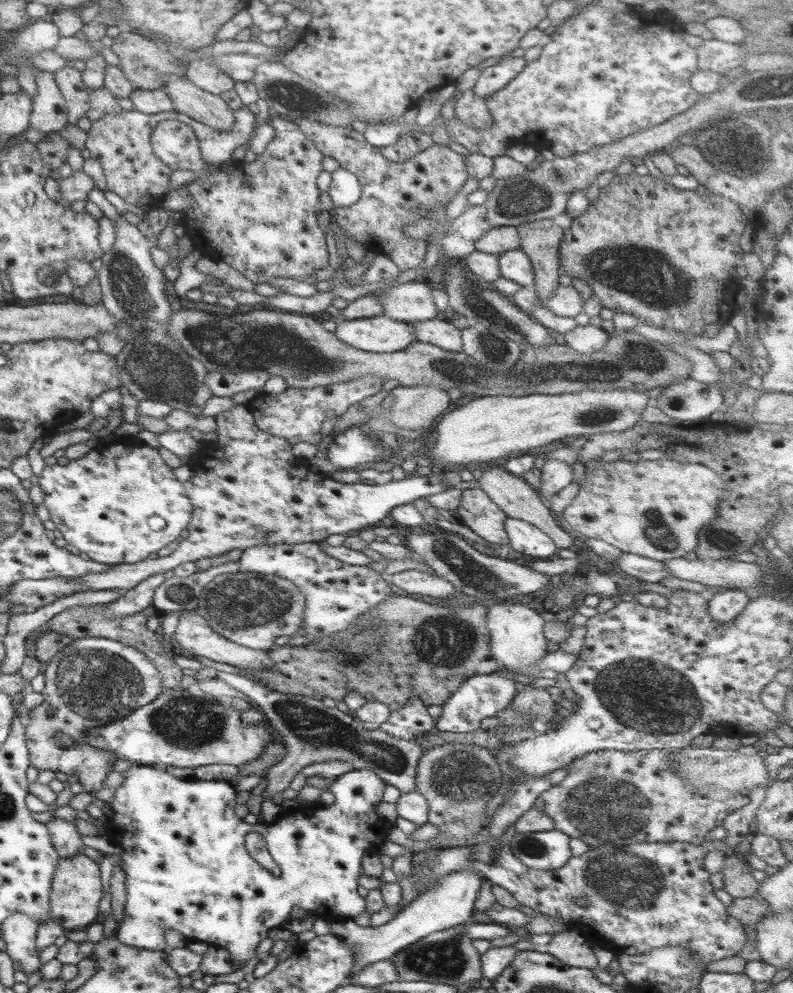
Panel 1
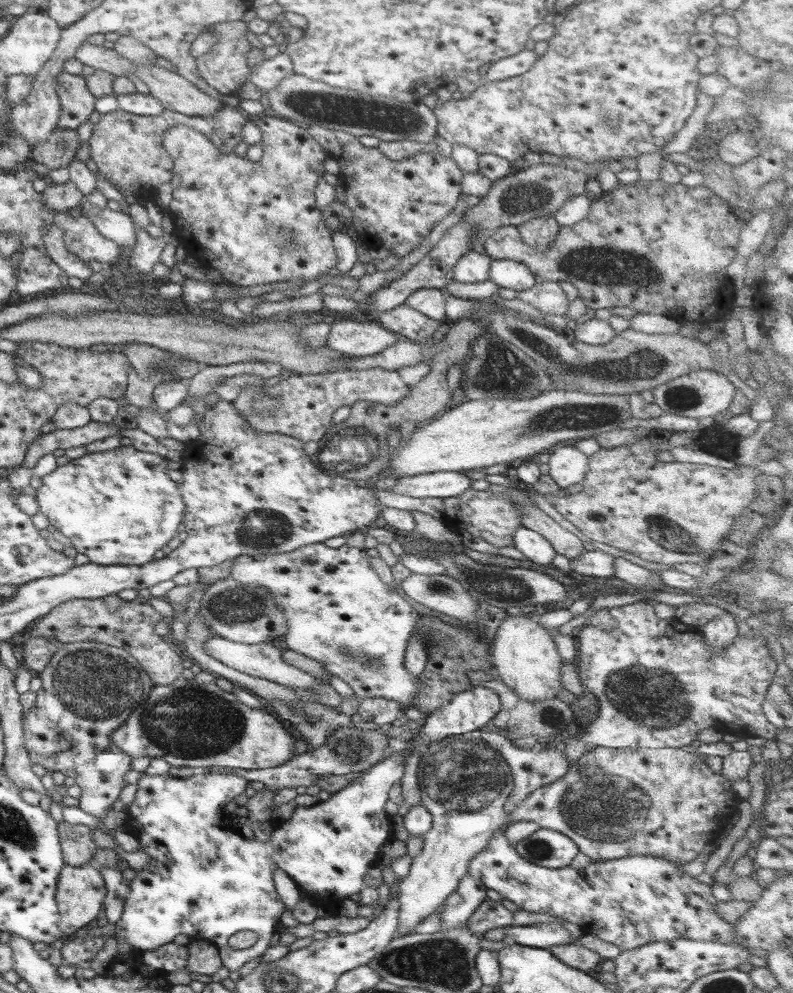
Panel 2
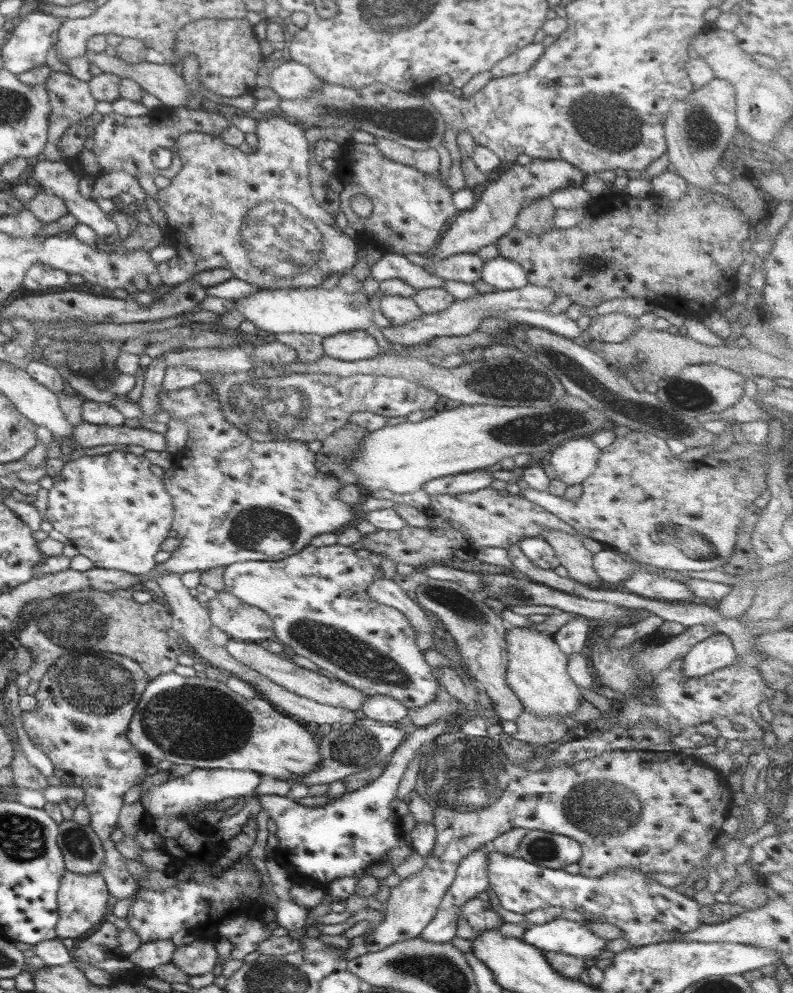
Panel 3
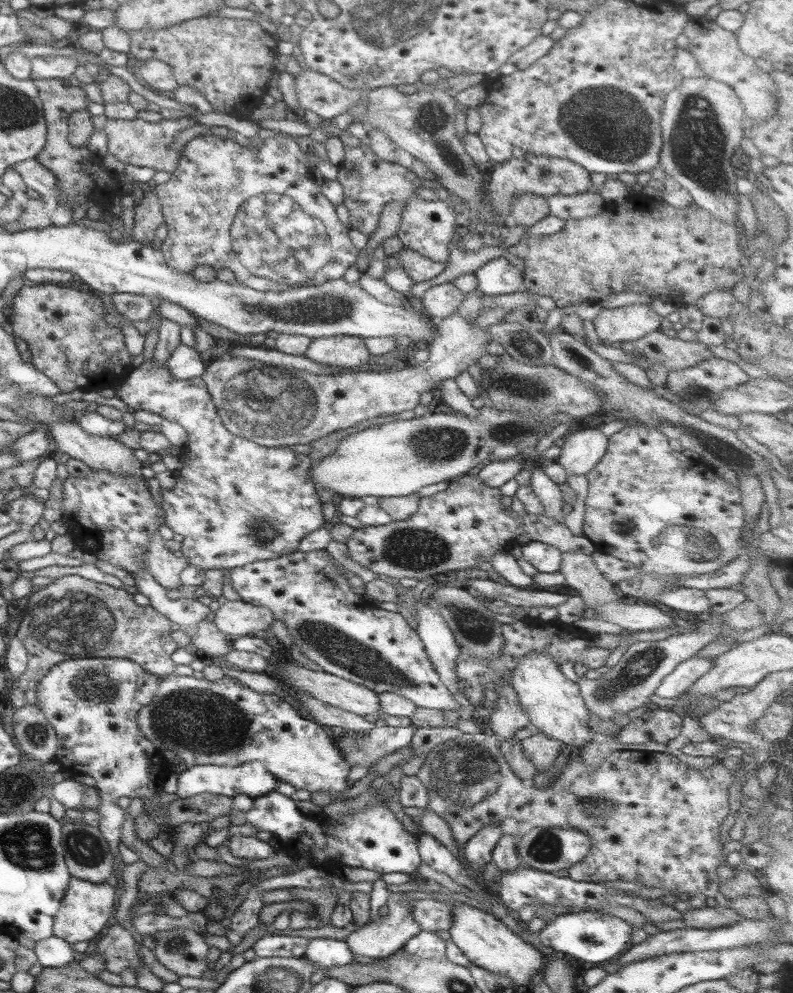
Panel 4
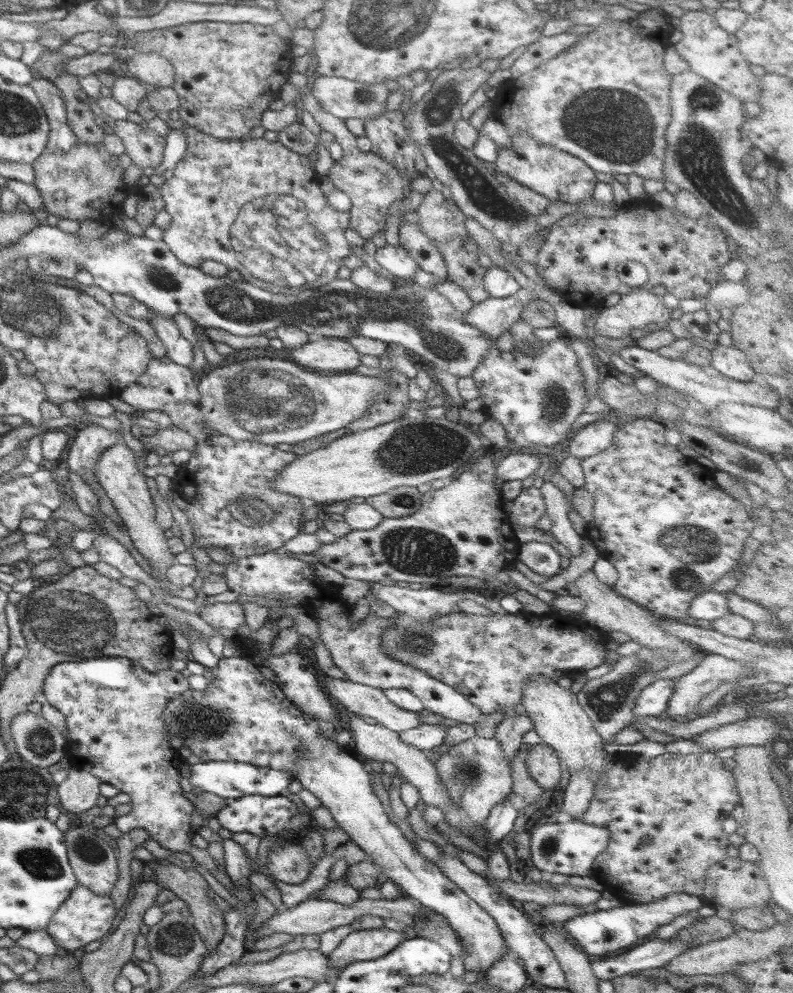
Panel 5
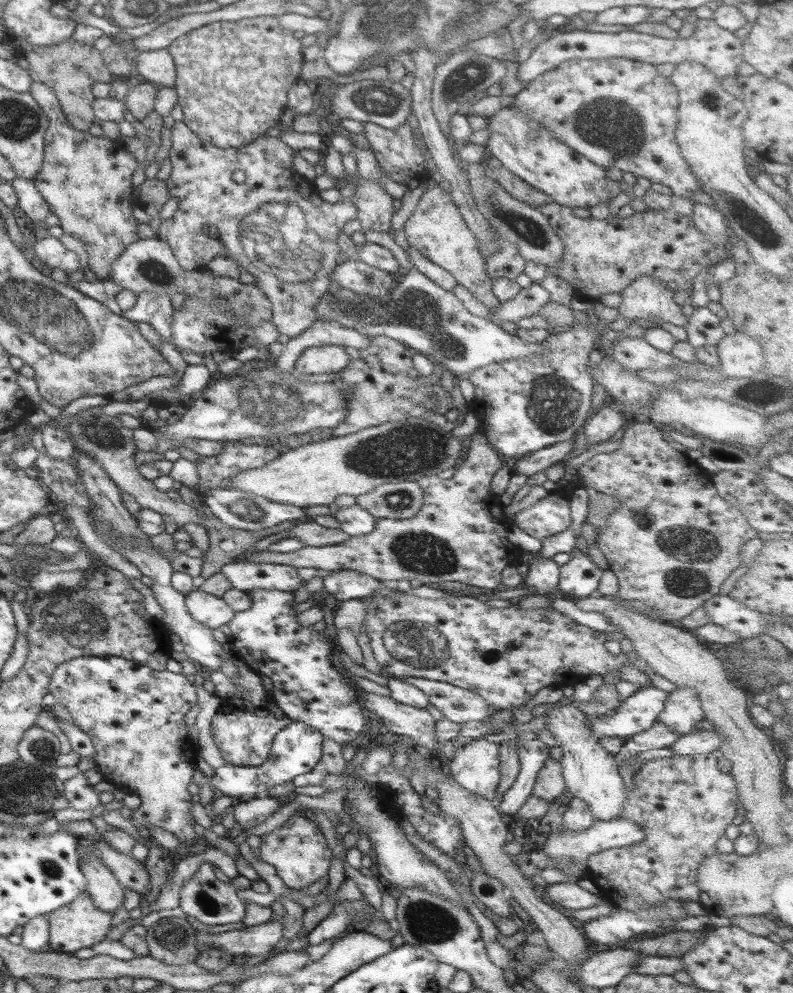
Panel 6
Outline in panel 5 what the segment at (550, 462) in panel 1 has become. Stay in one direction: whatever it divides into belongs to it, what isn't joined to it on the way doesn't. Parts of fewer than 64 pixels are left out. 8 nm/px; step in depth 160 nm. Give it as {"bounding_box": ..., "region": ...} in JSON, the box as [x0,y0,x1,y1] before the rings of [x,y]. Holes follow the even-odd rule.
{"bounding_box":[566,418,617,458],"region":[[[614,418],[599,419],[578,429],[567,446],[566,455],[577,458],[589,458],[603,452],[613,440],[617,428]]]}

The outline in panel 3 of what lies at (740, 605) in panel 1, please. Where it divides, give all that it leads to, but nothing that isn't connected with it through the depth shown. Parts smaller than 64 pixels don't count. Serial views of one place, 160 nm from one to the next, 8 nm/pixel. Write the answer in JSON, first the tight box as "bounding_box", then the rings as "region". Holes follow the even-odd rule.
{"bounding_box":[682,633,737,678],"region":[[[713,633],[696,642],[682,658],[682,671],[685,678],[709,674],[714,670],[733,665],[737,656],[728,636]]]}

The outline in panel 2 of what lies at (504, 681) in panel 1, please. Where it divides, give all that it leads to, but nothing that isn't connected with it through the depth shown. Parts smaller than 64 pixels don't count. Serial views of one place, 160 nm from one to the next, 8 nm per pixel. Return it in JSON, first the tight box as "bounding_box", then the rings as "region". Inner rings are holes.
{"bounding_box":[110,684,501,972],"region":[[[472,684],[467,690],[454,694],[447,704],[430,712],[415,739],[399,745],[398,752],[389,754],[389,757],[371,766],[367,772],[353,775],[351,784],[331,794],[329,800],[309,807],[297,806],[289,819],[274,824],[265,842],[247,839],[237,830],[229,828],[227,817],[222,812],[222,807],[242,794],[246,784],[249,784],[241,776],[196,771],[194,775],[181,780],[167,773],[141,774],[134,789],[129,791],[133,800],[122,810],[126,813],[124,825],[137,840],[138,851],[145,853],[149,860],[141,870],[134,870],[135,877],[128,882],[129,892],[125,897],[120,919],[110,930],[112,936],[125,940],[135,952],[140,953],[172,942],[177,934],[186,934],[190,938],[203,939],[214,944],[222,966],[228,972],[237,972],[243,964],[255,960],[267,950],[269,938],[273,936],[281,913],[286,909],[274,889],[271,871],[277,869],[285,872],[302,892],[311,895],[314,904],[322,907],[327,916],[334,914],[341,900],[359,893],[364,887],[365,872],[373,866],[379,848],[392,838],[392,821],[383,806],[391,786],[401,780],[403,758],[409,752],[419,751],[443,738],[487,729],[487,723],[493,719],[499,708],[501,702],[497,694],[478,684]],[[241,930],[251,930],[259,937],[248,948],[231,949],[227,946],[227,938]]]}

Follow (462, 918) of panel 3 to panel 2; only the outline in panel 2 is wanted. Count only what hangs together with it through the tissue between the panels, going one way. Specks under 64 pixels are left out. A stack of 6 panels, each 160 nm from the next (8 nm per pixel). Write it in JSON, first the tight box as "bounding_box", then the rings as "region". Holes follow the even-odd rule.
{"bounding_box":[466,898,513,937],"region":[[[486,898],[469,915],[466,922],[467,927],[473,934],[482,937],[487,930],[492,928],[513,925],[513,913],[505,909],[499,901],[493,901]]]}

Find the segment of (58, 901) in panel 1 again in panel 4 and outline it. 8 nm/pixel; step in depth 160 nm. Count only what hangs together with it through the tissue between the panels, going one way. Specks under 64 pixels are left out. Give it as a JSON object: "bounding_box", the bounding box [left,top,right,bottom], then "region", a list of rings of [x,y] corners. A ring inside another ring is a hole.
{"bounding_box":[52,877,117,946],"region":[[[69,877],[65,894],[54,916],[52,935],[68,942],[71,946],[83,940],[92,943],[99,930],[105,926],[105,922],[112,919],[111,916],[117,906],[115,891],[116,885],[112,882],[92,883]]]}

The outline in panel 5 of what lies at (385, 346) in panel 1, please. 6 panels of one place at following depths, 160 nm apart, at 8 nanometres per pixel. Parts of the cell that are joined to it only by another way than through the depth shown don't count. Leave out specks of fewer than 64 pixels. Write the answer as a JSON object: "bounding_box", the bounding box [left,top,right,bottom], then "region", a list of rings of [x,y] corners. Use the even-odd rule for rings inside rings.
{"bounding_box":[288,338,360,374],"region":[[[311,338],[303,346],[289,350],[288,355],[302,370],[321,374],[345,373],[360,364],[360,354],[346,339]]]}

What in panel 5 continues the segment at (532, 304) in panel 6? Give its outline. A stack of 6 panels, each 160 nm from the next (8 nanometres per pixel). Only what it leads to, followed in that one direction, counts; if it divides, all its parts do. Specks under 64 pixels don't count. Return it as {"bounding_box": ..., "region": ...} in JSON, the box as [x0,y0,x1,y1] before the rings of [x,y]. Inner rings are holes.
{"bounding_box":[463,288,537,343],"region":[[[523,288],[506,298],[489,297],[473,305],[471,310],[463,315],[463,323],[475,327],[494,343],[513,322],[520,319],[523,308],[537,299],[537,295]]]}

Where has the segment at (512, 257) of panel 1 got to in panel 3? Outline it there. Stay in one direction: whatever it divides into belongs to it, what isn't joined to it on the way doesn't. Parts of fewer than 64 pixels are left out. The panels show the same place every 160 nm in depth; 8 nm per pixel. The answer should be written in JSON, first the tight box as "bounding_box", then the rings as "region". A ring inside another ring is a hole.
{"bounding_box":[480,256,528,291],"region":[[[499,256],[483,262],[480,280],[494,291],[521,289],[528,284],[526,272],[519,264]]]}

